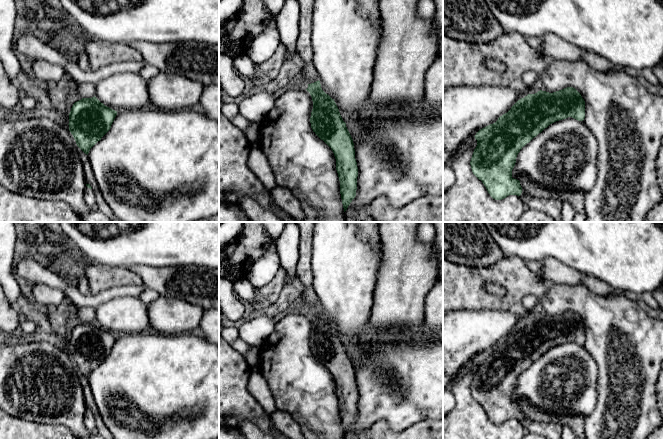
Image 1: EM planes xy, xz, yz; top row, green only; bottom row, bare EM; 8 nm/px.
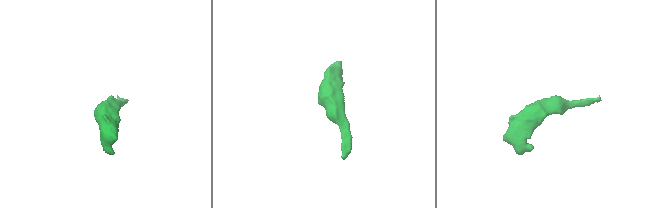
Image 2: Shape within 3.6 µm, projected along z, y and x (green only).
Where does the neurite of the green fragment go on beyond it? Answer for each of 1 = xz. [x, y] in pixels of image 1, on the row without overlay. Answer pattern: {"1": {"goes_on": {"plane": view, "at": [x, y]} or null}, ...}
{"1": {"goes_on": null}}

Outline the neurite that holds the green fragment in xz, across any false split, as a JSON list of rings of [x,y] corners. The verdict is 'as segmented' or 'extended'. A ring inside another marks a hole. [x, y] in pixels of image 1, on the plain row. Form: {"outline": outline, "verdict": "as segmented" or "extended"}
{"outline": [[[320,305],[306,313],[313,325],[310,347],[313,356],[333,375],[340,405],[344,436],[356,420],[358,391],[353,363],[334,325],[322,312]]], "verdict": "as segmented"}

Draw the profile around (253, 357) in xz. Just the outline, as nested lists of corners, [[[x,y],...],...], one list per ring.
[[[250,346],[248,352],[244,355],[252,371],[258,371],[259,364],[261,363],[261,351],[262,346]]]

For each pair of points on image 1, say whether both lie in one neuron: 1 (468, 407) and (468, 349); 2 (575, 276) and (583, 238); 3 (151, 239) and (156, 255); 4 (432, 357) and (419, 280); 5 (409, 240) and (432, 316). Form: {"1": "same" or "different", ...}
{"1": "different", "2": "different", "3": "same", "4": "different", "5": "different"}

